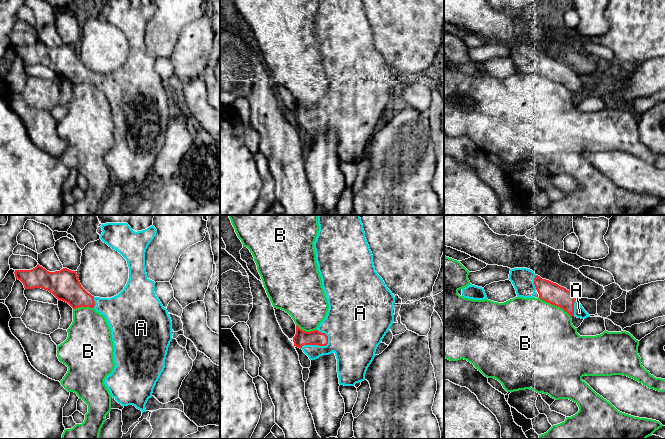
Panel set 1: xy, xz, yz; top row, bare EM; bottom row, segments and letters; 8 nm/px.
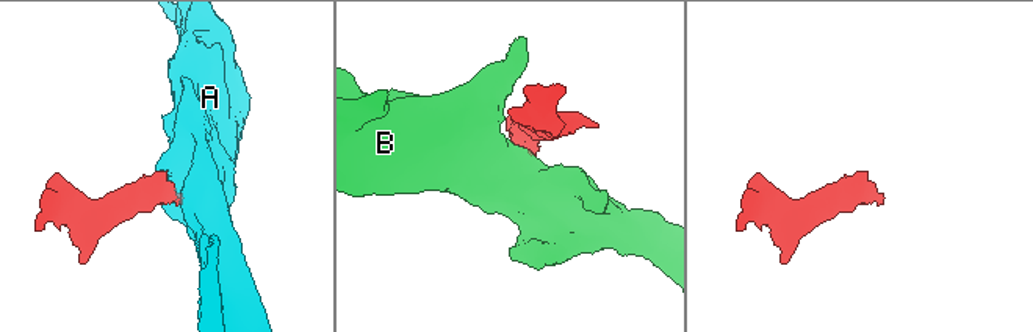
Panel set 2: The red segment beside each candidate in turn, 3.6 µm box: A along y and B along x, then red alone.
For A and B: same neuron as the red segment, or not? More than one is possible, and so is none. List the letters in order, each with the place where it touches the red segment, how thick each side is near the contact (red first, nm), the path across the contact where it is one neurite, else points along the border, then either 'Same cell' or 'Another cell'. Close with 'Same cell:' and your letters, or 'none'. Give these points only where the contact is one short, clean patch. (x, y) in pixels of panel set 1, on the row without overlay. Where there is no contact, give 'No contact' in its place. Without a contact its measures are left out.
A: Touches red at xz (317, 120). Thickness 120 nm (red) against 320 nm. Same cell
B: Touches red at yz (555, 81). Thickness 170 nm (red) against 480 nm. Boundary: yz (538, 73), (561, 83), (571, 92). Another cell
Same cell: A

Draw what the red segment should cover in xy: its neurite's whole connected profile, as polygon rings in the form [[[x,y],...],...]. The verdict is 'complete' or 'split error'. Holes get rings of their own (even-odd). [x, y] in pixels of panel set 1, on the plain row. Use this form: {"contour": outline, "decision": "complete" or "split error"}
{"contour": [[[102,0],[100,15],[112,25],[118,27],[127,37],[129,55],[124,65],[111,74],[94,73],[80,60],[76,47],[63,44],[60,47],[49,48],[39,40],[31,46],[15,46],[16,55],[20,56],[25,65],[41,64],[52,69],[58,77],[68,79],[73,85],[79,83],[94,84],[102,90],[110,105],[114,122],[114,146],[104,156],[111,172],[122,182],[133,181],[142,189],[146,188],[145,181],[152,173],[153,165],[165,144],[165,135],[170,118],[172,117],[172,97],[166,84],[155,71],[155,58],[147,54],[145,45],[145,28],[150,18],[156,12],[157,6],[152,1],[149,4],[135,8],[128,0]]], "decision": "split error"}

